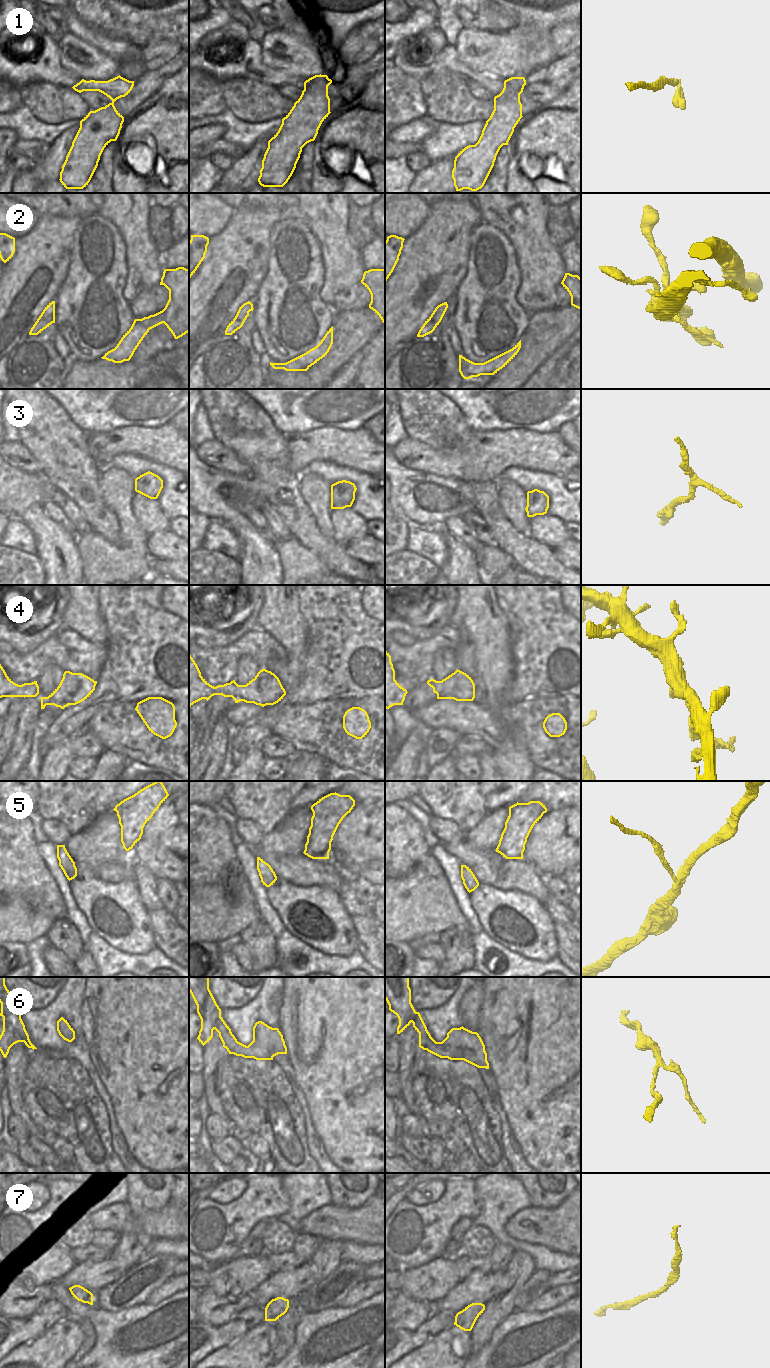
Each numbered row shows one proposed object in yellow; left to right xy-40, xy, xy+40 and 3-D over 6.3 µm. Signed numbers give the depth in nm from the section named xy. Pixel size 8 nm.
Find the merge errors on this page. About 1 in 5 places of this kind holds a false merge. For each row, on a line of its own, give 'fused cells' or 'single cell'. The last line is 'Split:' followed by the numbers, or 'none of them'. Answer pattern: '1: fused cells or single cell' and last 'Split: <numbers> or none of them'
1: fused cells
2: single cell
3: single cell
4: single cell
5: single cell
6: fused cells
7: single cell
Split: 1, 6

